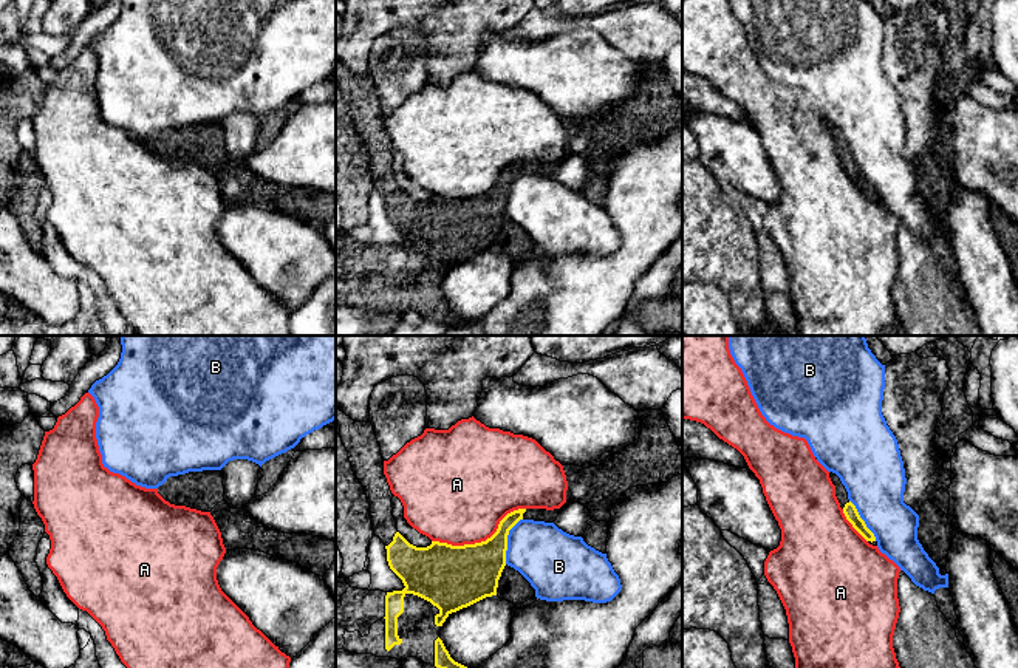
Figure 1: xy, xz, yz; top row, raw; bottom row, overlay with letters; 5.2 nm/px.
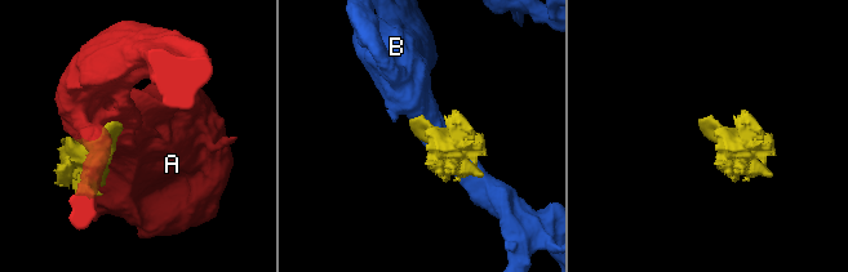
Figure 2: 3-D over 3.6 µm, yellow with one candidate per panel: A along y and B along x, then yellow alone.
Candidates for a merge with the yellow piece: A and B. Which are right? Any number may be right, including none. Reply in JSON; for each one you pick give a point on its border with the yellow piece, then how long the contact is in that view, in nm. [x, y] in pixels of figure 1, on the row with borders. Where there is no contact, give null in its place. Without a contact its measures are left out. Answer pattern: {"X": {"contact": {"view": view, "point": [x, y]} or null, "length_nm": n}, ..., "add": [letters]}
{"add": []}

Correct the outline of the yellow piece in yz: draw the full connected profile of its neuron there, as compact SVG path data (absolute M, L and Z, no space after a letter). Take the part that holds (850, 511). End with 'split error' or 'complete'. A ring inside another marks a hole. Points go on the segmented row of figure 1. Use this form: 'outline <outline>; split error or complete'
outline M829 472L829 478L835 486L835 496L843 509L846 520L852 524L852 527L873 546L877 546L874 533L866 527L865 521L860 518L856 506L848 499L848 492L842 484L840 478Z; split error

